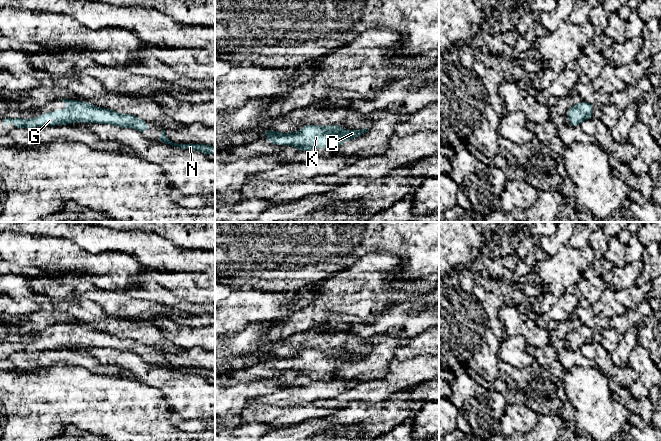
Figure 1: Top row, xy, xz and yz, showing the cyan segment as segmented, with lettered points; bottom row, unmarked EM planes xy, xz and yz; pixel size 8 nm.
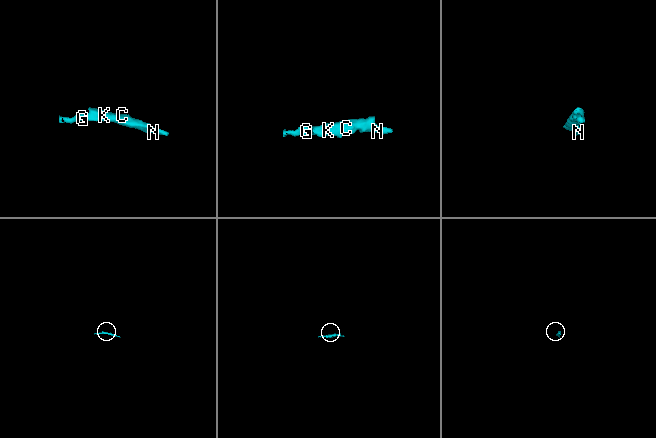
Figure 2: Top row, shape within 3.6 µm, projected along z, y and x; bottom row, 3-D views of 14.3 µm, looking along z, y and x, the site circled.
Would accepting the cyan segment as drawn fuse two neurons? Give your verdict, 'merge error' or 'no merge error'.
no merge error

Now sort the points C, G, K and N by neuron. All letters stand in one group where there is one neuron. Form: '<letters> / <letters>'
C G K N

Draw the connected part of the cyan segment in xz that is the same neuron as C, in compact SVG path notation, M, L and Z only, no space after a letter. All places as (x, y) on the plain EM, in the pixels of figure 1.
M304 349L294 357L278 357L264 352L262 361L276 369L292 369L297 374L309 375L312 372L338 372L345 363L355 363L366 356L367 352L344 355L339 349Z

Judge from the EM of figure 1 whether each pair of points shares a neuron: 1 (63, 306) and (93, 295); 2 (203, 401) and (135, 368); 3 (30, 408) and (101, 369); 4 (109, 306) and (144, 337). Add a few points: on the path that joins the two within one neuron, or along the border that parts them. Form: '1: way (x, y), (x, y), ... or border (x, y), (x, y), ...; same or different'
1: border (88, 297), (107, 312); different
2: way (186, 394), (163, 378), (152, 376); same
3: border (71, 366), (83, 366), (98, 374), (117, 375); different
4: border (122, 318), (128, 320); different

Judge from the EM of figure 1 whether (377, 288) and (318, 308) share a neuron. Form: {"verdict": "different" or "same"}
{"verdict": "same"}

